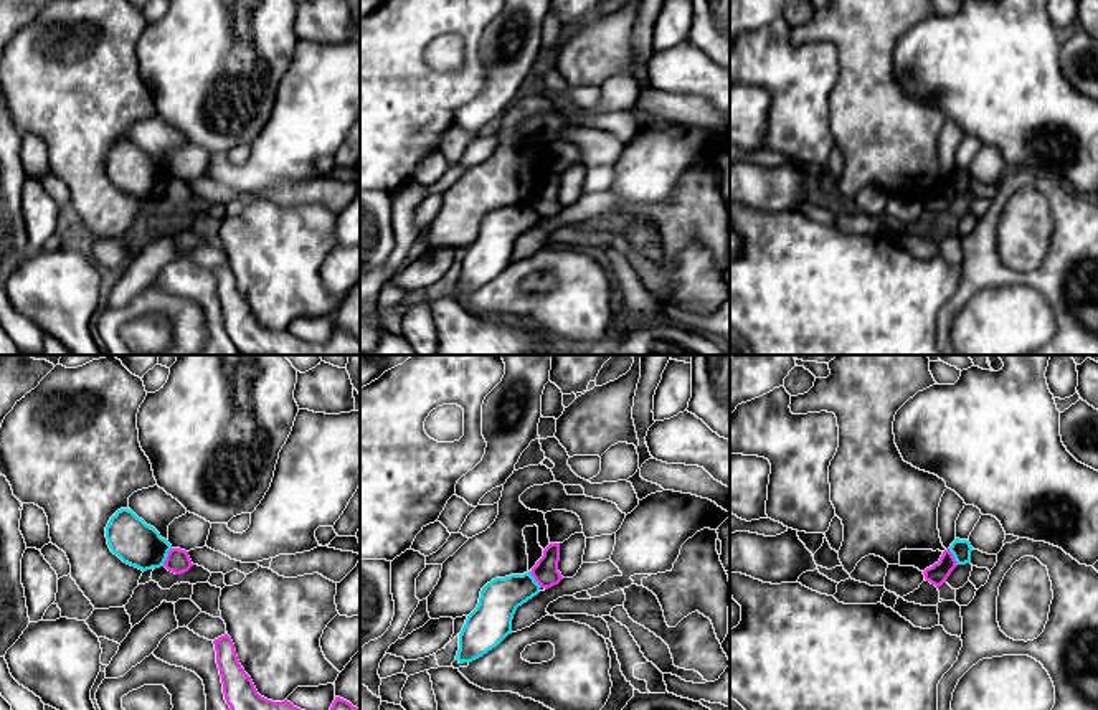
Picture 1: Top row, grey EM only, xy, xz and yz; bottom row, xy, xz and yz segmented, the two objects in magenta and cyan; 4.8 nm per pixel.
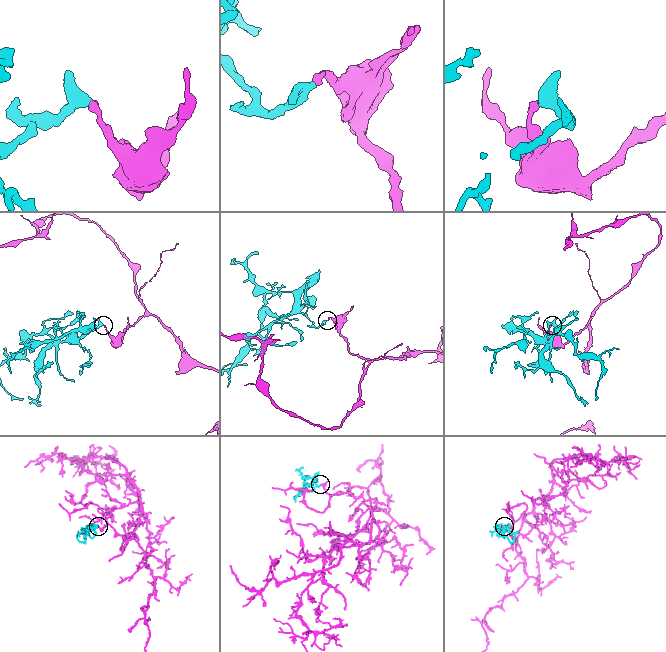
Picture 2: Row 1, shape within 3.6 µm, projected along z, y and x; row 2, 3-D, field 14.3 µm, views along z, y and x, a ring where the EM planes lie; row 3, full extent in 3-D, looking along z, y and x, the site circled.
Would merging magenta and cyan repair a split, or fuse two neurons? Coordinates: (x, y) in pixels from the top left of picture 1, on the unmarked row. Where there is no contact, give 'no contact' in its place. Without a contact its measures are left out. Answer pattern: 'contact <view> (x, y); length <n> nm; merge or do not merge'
contact xy (167, 187); length 100 nm; do not merge

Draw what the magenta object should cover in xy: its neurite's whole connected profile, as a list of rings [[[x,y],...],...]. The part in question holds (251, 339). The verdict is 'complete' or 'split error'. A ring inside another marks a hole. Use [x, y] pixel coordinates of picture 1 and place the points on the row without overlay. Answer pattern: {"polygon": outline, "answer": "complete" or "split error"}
{"polygon": [[[228,264],[213,271],[225,330],[241,355],[360,355],[360,340],[335,327],[325,343],[305,342],[291,332],[261,327],[251,307],[241,297]]], "answer": "complete"}

